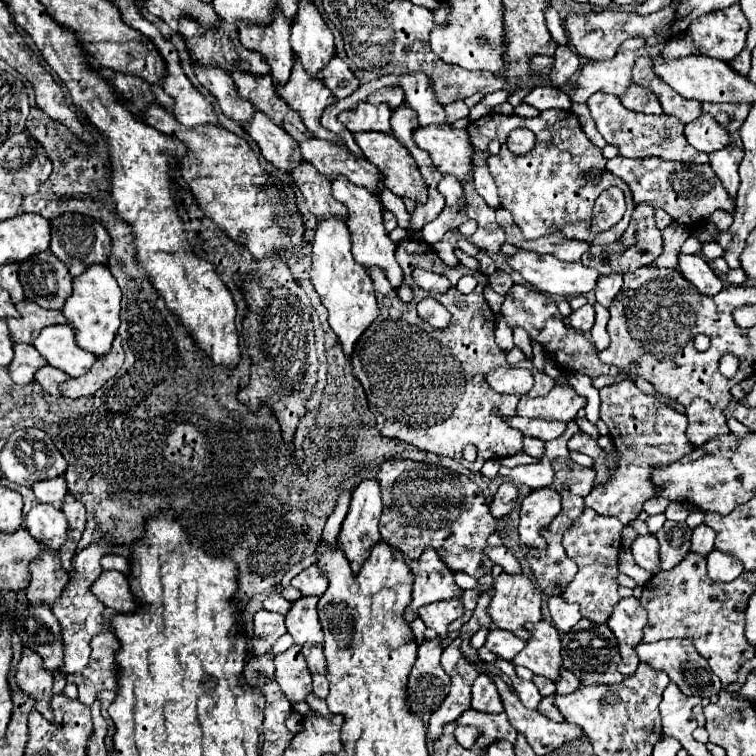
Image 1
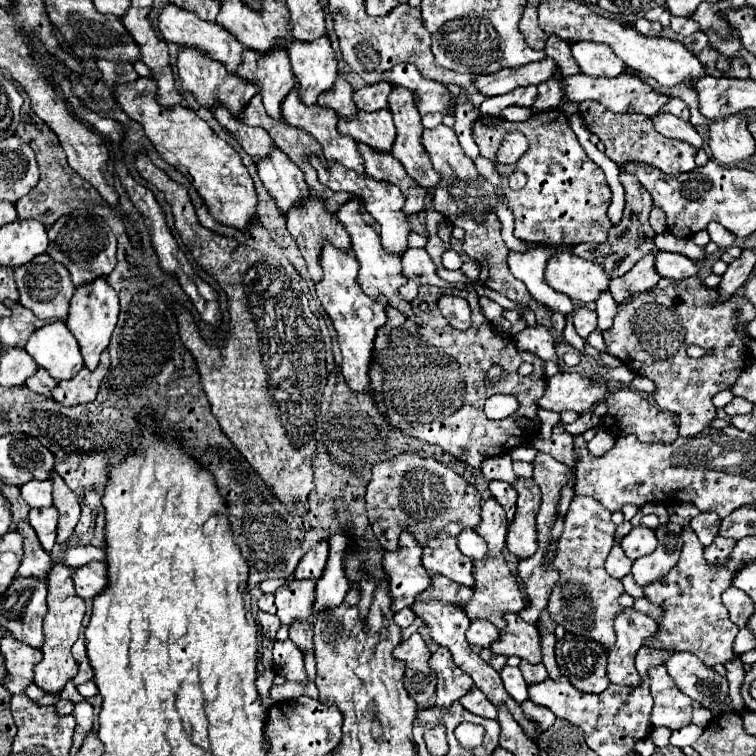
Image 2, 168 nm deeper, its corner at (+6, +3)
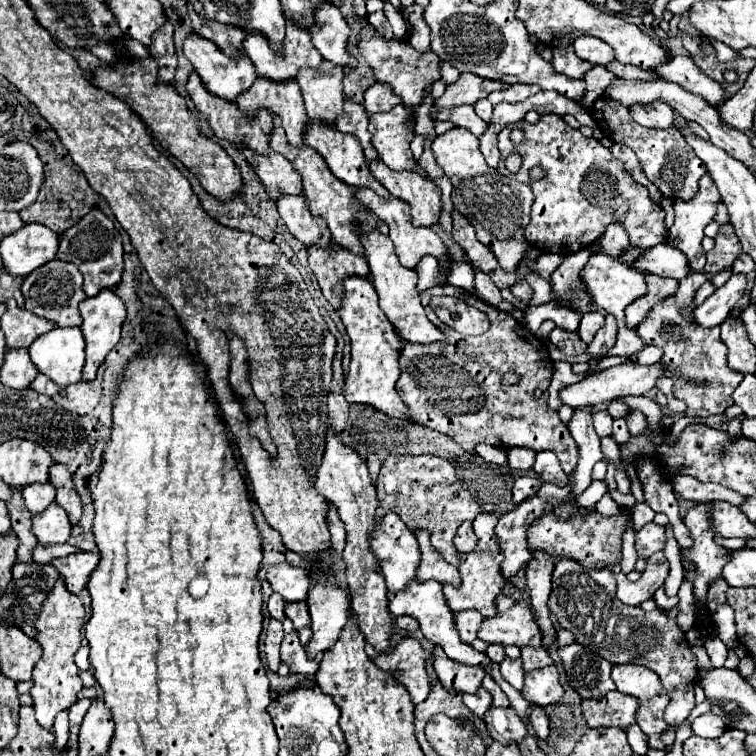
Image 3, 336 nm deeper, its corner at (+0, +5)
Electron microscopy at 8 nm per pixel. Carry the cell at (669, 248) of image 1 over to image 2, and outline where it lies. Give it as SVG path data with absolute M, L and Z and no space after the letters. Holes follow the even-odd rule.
M649 252L629 272L611 280L609 292L613 294L617 304L621 304L621 300L627 300L629 294L637 294L653 288L661 280L659 272L655 270L655 256L657 252Z

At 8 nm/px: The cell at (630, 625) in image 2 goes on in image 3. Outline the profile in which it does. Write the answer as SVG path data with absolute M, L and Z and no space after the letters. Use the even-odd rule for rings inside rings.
M613 666L613 682L621 694L629 694L639 700L635 722L647 736L647 746L663 750L661 734L669 728L663 720L663 710L669 704L669 694L663 690L659 676L645 666Z

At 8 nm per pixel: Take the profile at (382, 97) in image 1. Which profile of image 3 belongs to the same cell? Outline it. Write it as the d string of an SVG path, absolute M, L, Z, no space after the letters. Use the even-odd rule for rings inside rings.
M375 82L365 90L365 110L369 114L373 112L391 112L397 104L401 104L401 98L393 94L391 86L383 82Z

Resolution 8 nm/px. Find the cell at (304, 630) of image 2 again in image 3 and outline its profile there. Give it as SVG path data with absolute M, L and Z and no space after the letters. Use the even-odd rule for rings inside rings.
M285 602L285 616L291 618L291 622L295 624L295 630L299 630L301 626L309 626L309 610L307 610L307 602Z

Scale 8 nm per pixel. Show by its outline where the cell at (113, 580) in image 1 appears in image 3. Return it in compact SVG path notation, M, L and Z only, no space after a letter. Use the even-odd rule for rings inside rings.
M75 552L75 554L69 554L65 558L57 558L51 564L65 578L67 590L71 594L79 594L85 588L89 574L99 564L99 554L97 552Z

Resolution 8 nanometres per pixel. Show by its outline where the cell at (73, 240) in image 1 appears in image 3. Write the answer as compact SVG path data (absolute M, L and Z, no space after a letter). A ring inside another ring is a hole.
M101 210L89 212L71 230L67 230L67 234L61 234L57 258L67 260L79 268L79 272L85 278L83 290L89 298L97 296L105 288L115 288L121 282L121 274L123 274L121 234L117 232L115 224Z

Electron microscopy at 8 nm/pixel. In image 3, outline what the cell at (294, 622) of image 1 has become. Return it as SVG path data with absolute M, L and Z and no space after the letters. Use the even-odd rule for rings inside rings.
M279 564L267 566L265 578L271 584L273 592L279 592L287 602L301 602L309 592L309 574L305 568Z

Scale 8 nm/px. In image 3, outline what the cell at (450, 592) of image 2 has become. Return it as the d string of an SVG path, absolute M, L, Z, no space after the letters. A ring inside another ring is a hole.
M413 528L411 532L417 538L419 550L421 550L421 564L417 568L417 578L419 580L439 580L441 584L449 582L453 586L459 586L459 572L457 572L457 568L447 564L443 560L443 556L433 550L431 540L429 540L429 536L431 536L429 530Z

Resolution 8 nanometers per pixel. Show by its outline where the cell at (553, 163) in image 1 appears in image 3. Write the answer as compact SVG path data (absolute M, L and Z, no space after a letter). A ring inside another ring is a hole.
M545 114L535 124L519 120L505 126L499 132L499 152L501 162L497 170L513 180L527 182L533 188L535 202L531 208L531 224L525 230L525 238L541 252L553 252L561 256L579 252L597 242L603 236L605 228L615 222L627 230L629 242L635 248L647 250L665 242L665 212L657 202L649 198L647 188L631 178L623 162L613 158L609 148L605 148L599 140L587 138L579 130L569 128L561 120L561 116ZM515 128L525 132L525 138L517 144L509 138L511 130ZM513 152L521 154L523 158L523 166L517 174L511 174L505 168L505 158ZM533 166L545 168L547 174L543 180L533 182L529 178L529 170Z

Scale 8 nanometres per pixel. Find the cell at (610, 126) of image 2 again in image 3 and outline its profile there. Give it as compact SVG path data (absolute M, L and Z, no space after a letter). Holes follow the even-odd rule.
M599 98L591 106L591 114L593 114L597 126L601 128L601 132L605 134L605 138L609 138L613 142L621 142L621 144L629 146L637 154L637 158L641 162L641 168L645 170L647 178L659 188L665 202L691 200L697 194L699 180L705 174L705 166L695 156L691 146L687 146L685 138L679 134L677 128L655 130L655 128L639 126L631 118L629 108L625 108L621 102L615 102L611 98Z

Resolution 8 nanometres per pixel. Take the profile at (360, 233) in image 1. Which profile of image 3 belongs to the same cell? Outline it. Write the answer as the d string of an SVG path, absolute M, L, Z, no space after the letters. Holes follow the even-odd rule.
M375 230L369 234L361 234L361 244L365 248L365 258L371 268L371 282L379 294L379 306L385 312L385 316L391 320L391 324L397 328L399 336L415 344L443 342L445 340L443 332L427 320L425 310L421 306L421 298L417 292L417 272L407 270L405 266L399 264L399 258L393 250L393 242Z

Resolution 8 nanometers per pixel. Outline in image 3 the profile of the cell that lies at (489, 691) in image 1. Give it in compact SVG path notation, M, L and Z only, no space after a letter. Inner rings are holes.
M481 686L481 688L477 688L477 692L473 692L473 694L463 694L463 702L465 702L465 706L467 706L473 714L477 714L479 718L483 718L485 712L489 710L489 706L491 706L491 694Z

